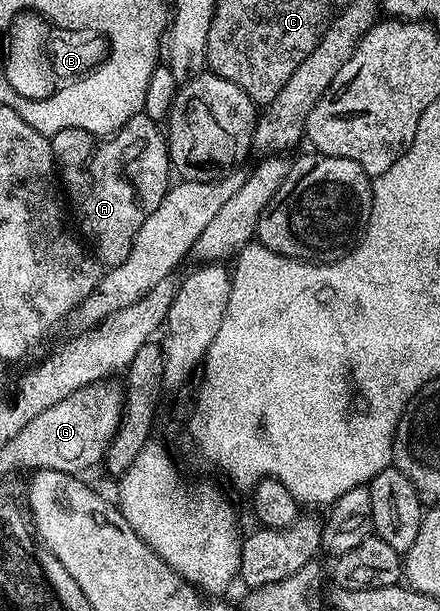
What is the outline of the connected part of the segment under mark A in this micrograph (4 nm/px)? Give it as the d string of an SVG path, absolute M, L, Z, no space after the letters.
M141 113L133 116L118 132L102 140L81 128L65 128L50 135L51 151L66 201L67 198L71 201L75 218L79 221L78 233L85 239L90 253L94 254L104 267L110 268L126 260L141 224L145 224L147 217L159 207L172 185L173 167L169 142L164 131L162 134L159 130L162 129L156 122Z

